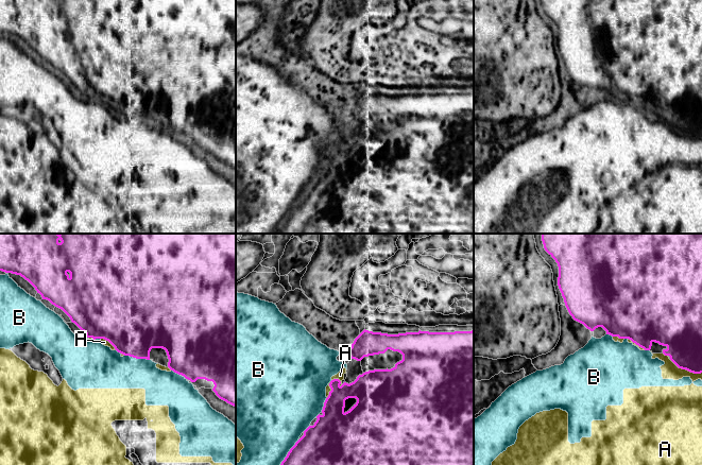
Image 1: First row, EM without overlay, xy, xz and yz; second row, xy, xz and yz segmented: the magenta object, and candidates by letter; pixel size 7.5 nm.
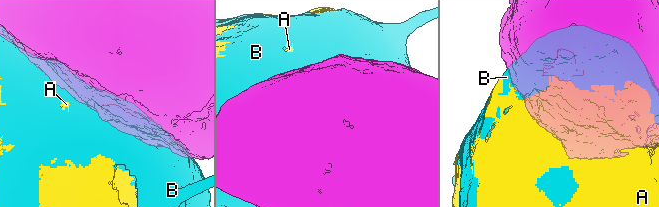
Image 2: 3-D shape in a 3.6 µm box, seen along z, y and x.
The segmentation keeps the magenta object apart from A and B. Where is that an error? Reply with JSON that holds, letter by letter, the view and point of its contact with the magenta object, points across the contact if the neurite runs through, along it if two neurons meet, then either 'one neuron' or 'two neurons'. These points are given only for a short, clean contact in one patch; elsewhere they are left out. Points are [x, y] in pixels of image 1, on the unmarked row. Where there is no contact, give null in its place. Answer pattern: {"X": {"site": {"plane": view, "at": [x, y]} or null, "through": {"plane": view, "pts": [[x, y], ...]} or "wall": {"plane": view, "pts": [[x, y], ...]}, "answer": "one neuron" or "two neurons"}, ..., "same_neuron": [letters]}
{"A": {"site": {"plane": "yz", "at": [685, 131]}, "answer": "two neurons"}, "B": {"site": {"plane": "xy", "at": [137, 120]}, "answer": "two neurons"}, "same_neuron": []}

